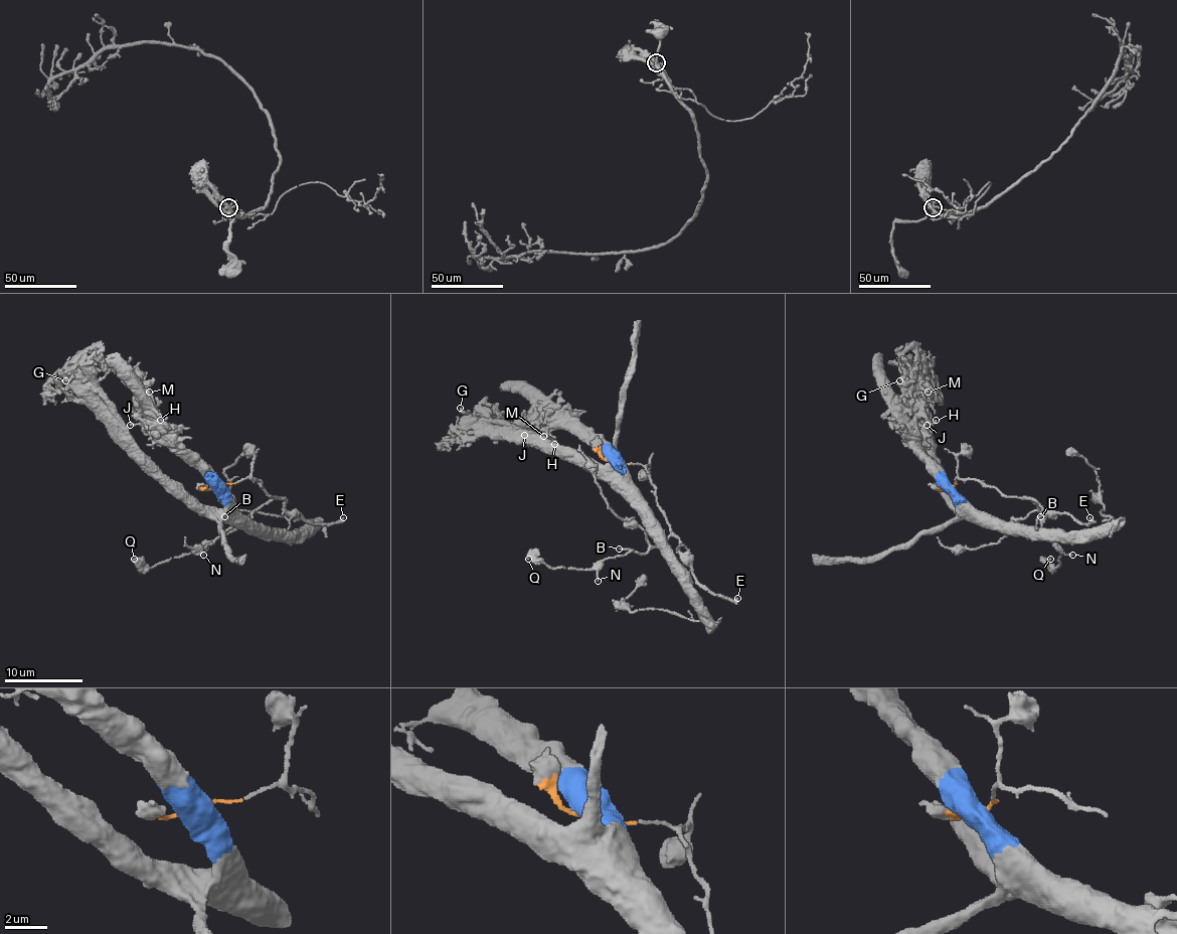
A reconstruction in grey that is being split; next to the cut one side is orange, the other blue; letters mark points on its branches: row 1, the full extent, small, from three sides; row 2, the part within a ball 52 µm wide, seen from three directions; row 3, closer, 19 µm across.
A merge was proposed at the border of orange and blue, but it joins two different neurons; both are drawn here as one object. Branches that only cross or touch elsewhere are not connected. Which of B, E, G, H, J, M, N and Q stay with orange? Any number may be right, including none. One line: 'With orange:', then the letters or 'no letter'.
With orange: B, E, N, Q

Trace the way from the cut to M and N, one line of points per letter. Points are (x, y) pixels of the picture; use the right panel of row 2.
M: (952, 487), (940, 476), (940, 468), (920, 449), (916, 439), (916, 408), (922, 398), (920, 386), (929, 393)
N: (952, 487), (956, 478), (975, 478), (1006, 495), (1026, 497), (1045, 513), (1041, 526), (1051, 540), (1072, 554)

